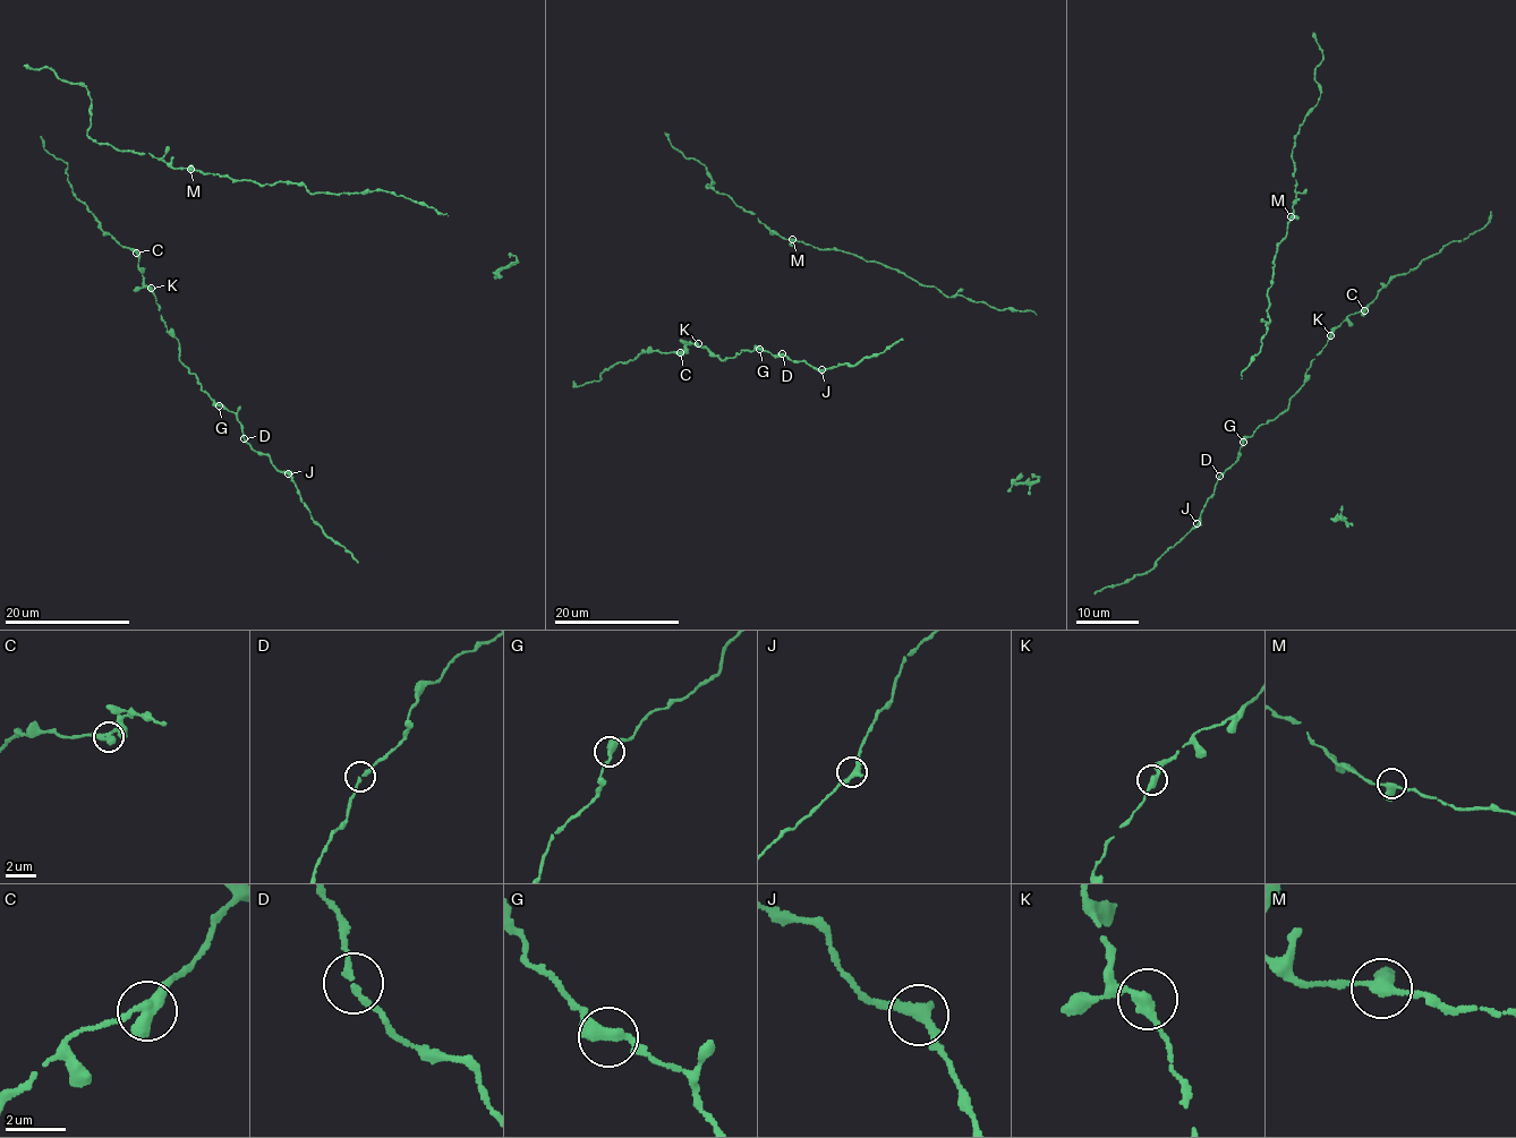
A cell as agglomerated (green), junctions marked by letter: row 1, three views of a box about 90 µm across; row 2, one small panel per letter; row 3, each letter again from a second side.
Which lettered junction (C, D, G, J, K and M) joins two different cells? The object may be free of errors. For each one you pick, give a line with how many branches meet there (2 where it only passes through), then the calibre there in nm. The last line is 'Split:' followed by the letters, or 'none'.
Split: none

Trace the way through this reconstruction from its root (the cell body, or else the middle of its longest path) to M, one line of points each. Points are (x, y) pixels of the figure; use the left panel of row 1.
M: (172, 169), (190, 169)

